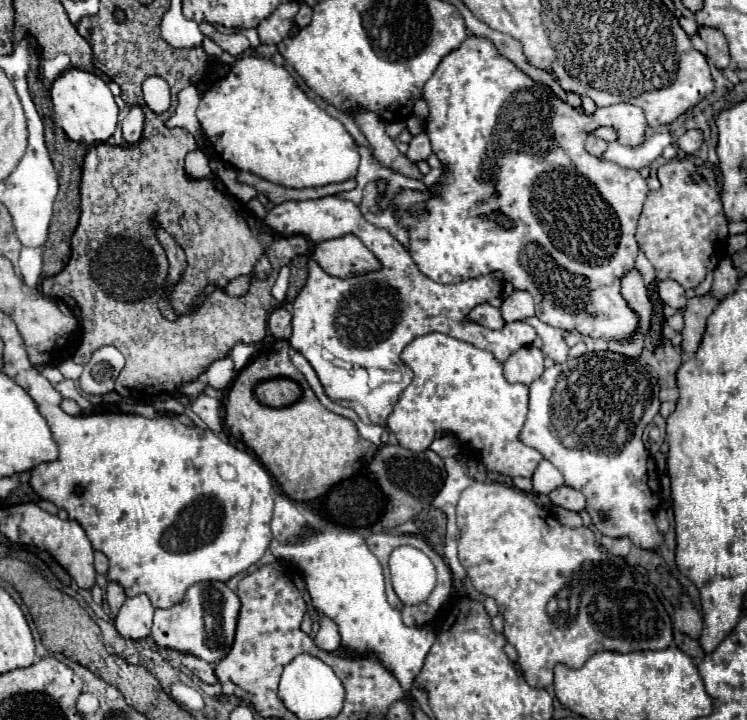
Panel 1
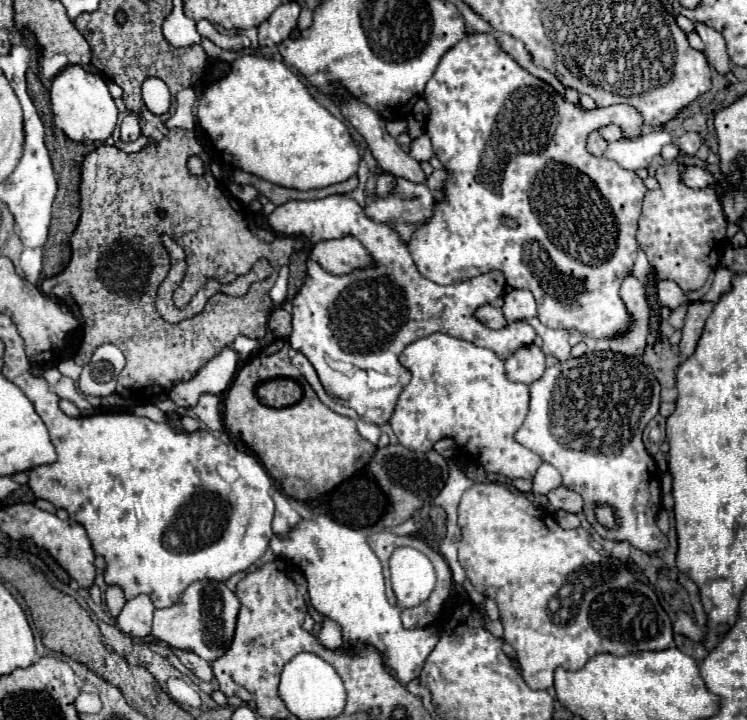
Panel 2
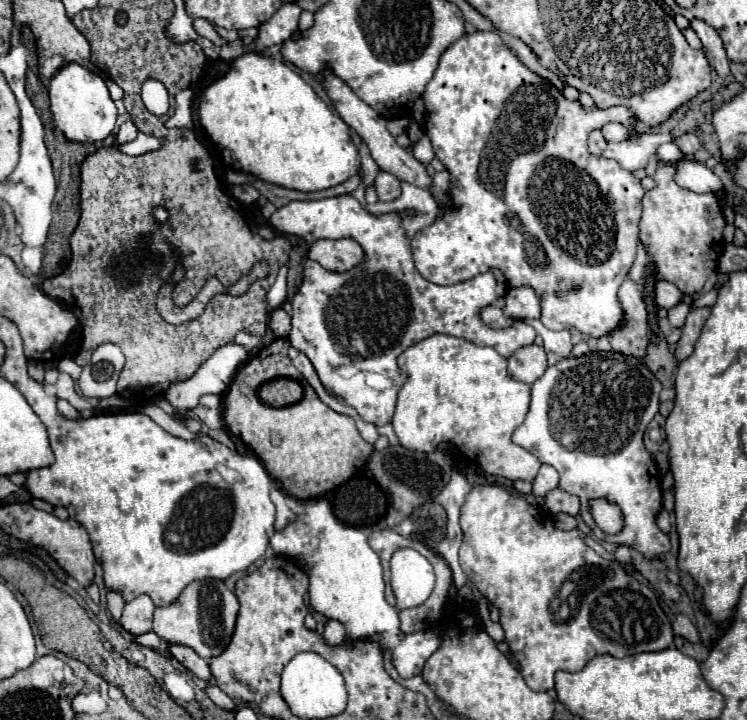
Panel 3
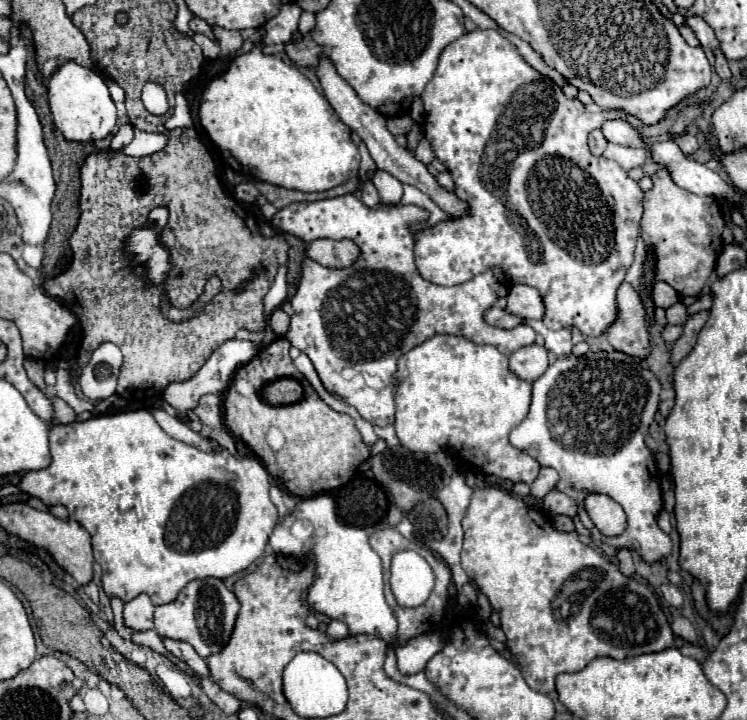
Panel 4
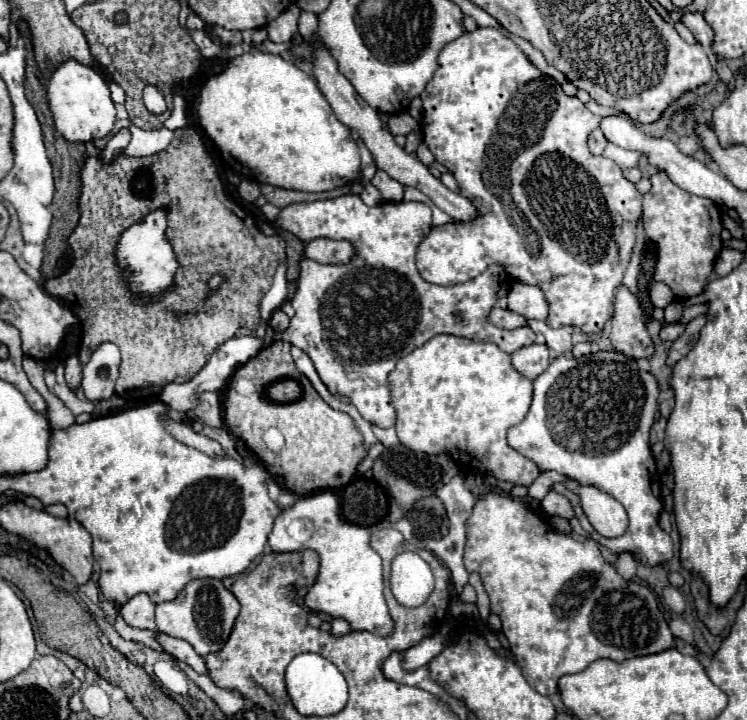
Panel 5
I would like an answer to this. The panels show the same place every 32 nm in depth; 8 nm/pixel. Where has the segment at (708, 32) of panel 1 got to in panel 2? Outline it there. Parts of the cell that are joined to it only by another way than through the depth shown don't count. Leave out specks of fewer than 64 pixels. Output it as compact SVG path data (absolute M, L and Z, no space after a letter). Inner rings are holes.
M694 22L694 30L702 38L702 42L706 44L706 56L710 58L716 72L722 76L728 74L730 72L730 58L728 58L722 34L706 24L700 24L700 22Z

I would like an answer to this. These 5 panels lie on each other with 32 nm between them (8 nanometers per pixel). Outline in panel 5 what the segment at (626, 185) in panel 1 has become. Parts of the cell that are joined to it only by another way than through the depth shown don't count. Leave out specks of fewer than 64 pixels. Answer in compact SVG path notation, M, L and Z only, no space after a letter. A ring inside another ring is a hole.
M476 28L472 32L464 32L460 38L446 44L438 54L438 70L434 72L432 80L426 84L426 90L420 94L420 98L424 104L422 132L426 138L426 146L436 156L436 162L446 166L448 172L454 174L454 178L458 180L458 184L462 188L460 194L470 198L474 202L474 206L478 208L478 218L472 220L470 224L454 222L454 224L444 224L444 226L430 230L430 234L422 240L418 254L416 254L416 266L418 266L420 276L432 284L460 284L460 282L468 282L468 280L476 278L478 274L482 274L486 270L488 264L496 262L496 264L502 264L506 268L506 272L512 278L516 278L518 282L534 284L544 290L544 294L550 302L550 314L546 318L548 326L552 326L552 328L580 326L586 334L596 334L604 326L604 322L612 316L614 294L622 282L622 274L628 266L630 252L636 244L636 224L642 214L642 196L638 194L636 186L630 184L622 176L622 170L612 160L608 160L604 156L594 156L588 150L586 138L594 128L598 128L600 118L596 114L592 114L576 96L564 94L562 86L554 78L540 72L512 40L496 28ZM498 134L500 134L500 138L498 138L500 144L492 144Z

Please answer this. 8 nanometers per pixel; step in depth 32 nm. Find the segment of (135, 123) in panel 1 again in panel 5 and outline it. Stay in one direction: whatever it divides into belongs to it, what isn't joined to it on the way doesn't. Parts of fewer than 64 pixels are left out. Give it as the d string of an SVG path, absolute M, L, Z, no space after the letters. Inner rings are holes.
M120 130L118 134L114 134L114 136L108 140L106 148L100 150L100 154L98 154L100 160L104 160L104 164L110 164L118 154L124 152L124 148L128 146L128 142L130 142L130 132L128 132L128 130Z

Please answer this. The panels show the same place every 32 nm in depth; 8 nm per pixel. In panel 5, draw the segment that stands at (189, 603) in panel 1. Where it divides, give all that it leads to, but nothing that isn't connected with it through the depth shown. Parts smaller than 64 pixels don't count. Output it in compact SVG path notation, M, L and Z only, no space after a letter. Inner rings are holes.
M202 578L188 582L174 600L156 606L156 626L158 632L170 634L174 638L182 638L188 644L192 644L192 648L200 656L206 656L210 652L218 652L224 646L224 642L232 632L238 612L240 612L240 604L236 596L230 590L226 590L220 580Z

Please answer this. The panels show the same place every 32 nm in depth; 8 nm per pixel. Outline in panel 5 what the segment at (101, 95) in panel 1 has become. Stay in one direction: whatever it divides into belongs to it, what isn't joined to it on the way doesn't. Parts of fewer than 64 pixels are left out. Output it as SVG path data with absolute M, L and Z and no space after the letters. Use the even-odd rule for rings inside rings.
M74 58L62 62L48 80L48 104L56 130L70 142L88 142L104 138L116 120L116 108L110 98L108 84L90 66L76 62Z

